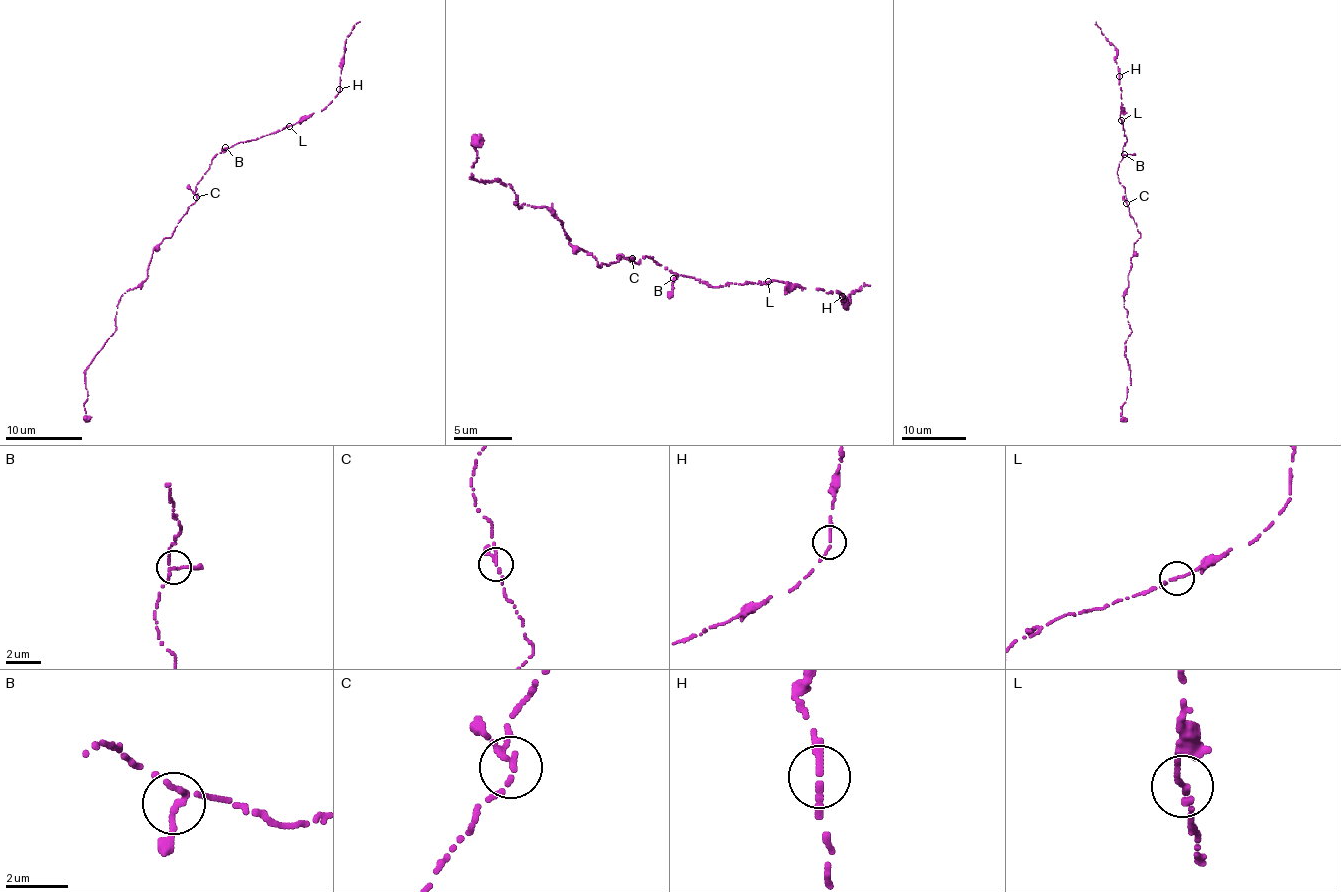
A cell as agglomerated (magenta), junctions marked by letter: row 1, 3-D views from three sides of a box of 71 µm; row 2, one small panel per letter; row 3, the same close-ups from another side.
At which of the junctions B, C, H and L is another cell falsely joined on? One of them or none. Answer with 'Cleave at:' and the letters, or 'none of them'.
Cleave at: none of them

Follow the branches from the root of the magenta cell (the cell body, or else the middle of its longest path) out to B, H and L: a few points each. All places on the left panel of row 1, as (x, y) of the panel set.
B: (190, 205), (196, 199), (196, 184), (212, 159), (225, 147)
H: (190, 205), (196, 199), (196, 184), (217, 154), (240, 141), (258, 139), (322, 112), (339, 89)
L: (190, 205), (196, 199), (196, 184), (214, 157), (240, 141), (258, 139), (289, 126)

